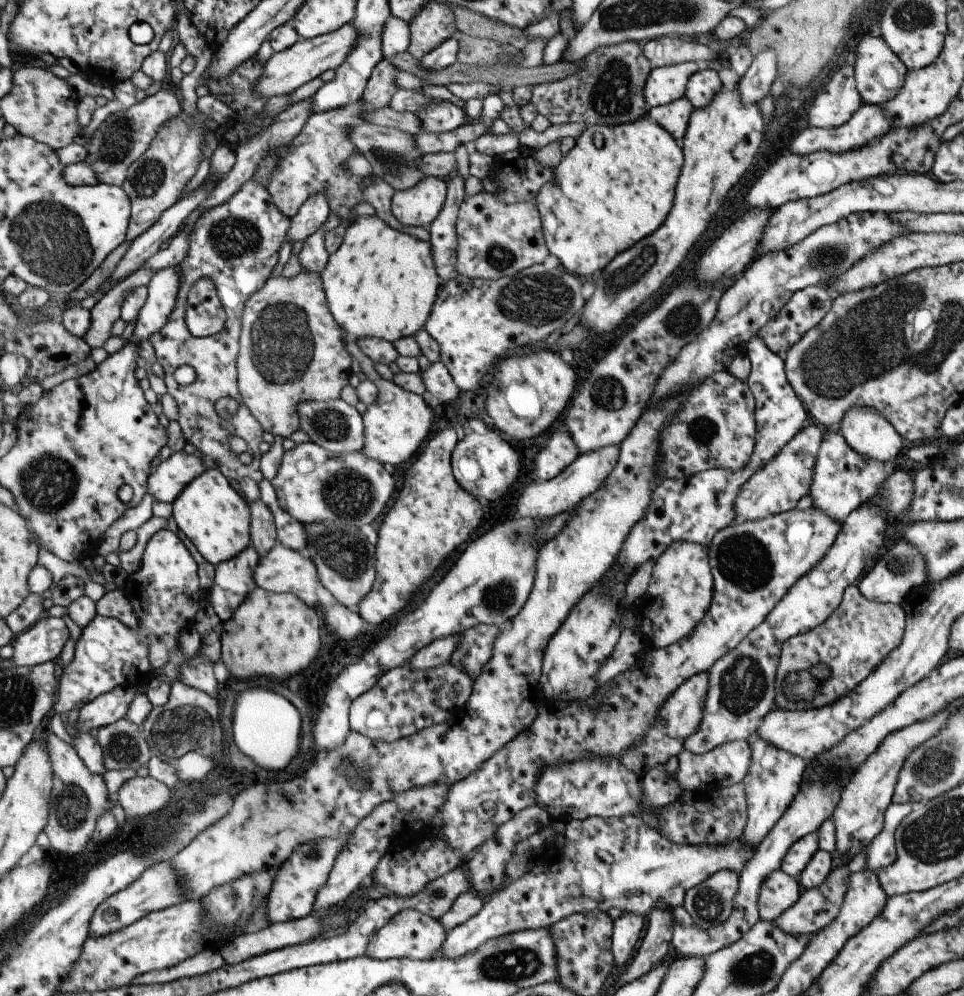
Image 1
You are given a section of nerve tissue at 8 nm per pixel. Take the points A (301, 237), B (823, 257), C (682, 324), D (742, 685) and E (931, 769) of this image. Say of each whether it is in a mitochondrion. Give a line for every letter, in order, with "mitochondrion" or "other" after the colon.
A: other
B: mitochondrion
C: mitochondrion
D: mitochondrion
E: mitochondrion

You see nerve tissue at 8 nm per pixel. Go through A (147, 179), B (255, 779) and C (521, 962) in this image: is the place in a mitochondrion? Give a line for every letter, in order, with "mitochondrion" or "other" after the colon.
A: mitochondrion
B: other
C: mitochondrion

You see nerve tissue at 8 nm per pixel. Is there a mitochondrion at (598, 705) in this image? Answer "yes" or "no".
no

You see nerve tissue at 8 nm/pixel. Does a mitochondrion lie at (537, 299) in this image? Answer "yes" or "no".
yes

